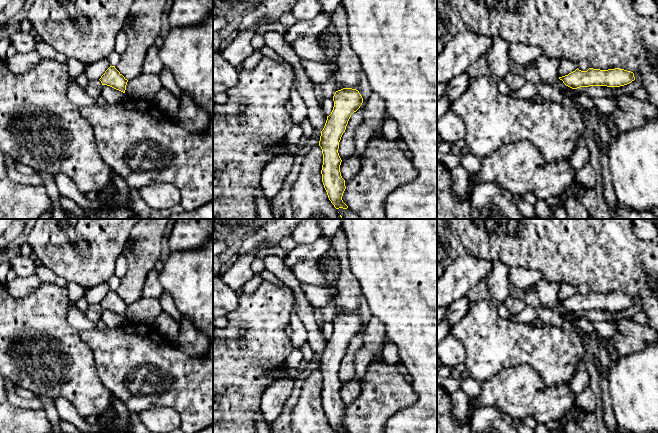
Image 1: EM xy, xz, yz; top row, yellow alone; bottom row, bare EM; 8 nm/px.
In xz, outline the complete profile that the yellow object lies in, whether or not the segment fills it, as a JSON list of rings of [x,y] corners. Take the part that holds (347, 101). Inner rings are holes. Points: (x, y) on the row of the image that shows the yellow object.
[[[343,88],[333,96],[334,107],[321,131],[319,146],[322,149],[322,182],[328,198],[336,209],[347,209],[342,196],[346,189],[345,180],[341,176],[341,158],[338,153],[339,142],[351,115],[363,103],[363,98],[358,90]]]

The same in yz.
[[[577,68],[559,79],[566,86],[577,89],[589,86],[620,87],[634,81],[635,77],[633,72],[619,68],[608,70],[589,68],[587,71],[581,71]]]

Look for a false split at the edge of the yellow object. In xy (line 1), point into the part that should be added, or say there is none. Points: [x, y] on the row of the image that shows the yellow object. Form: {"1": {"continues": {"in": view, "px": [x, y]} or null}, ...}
{"1": {"continues": null}}

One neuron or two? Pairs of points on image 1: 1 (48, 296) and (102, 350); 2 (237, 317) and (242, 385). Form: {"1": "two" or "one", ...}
{"1": "two", "2": "one"}

